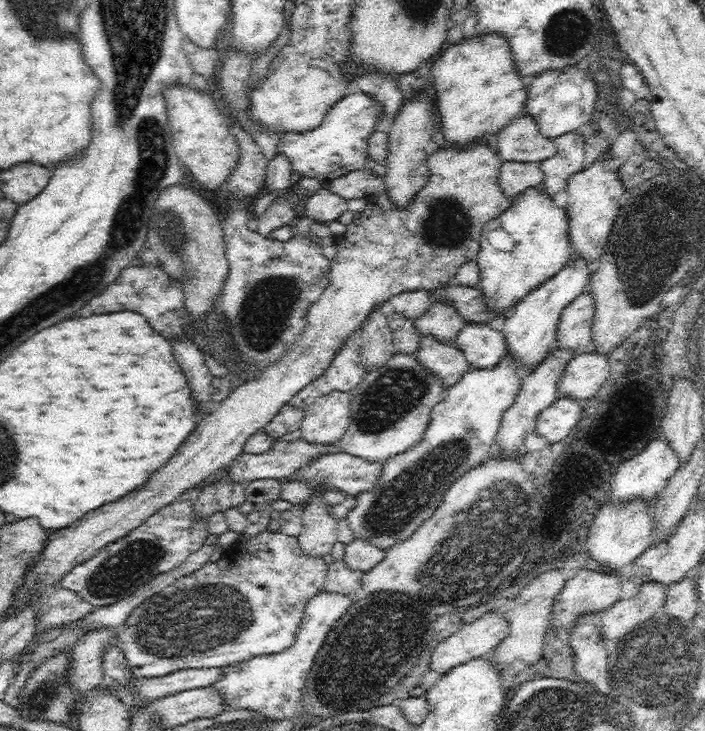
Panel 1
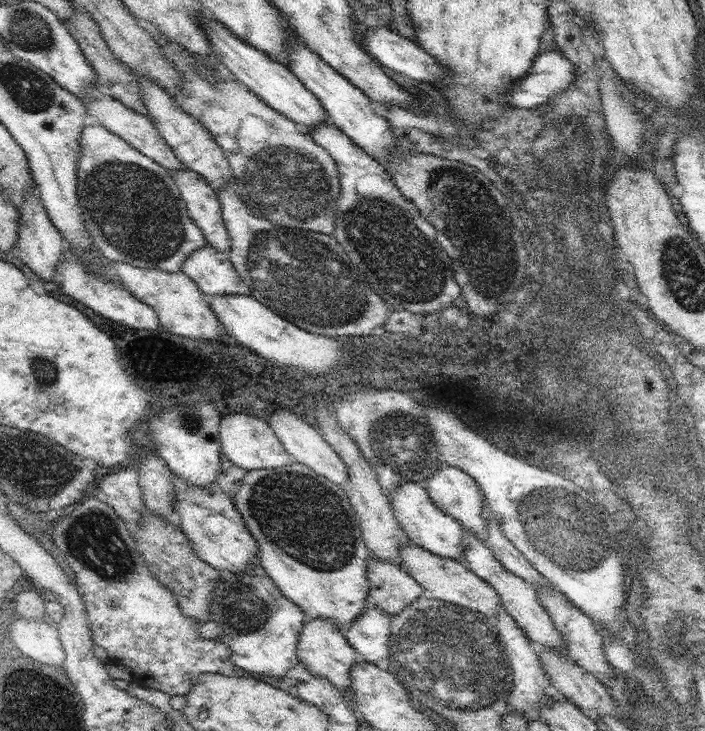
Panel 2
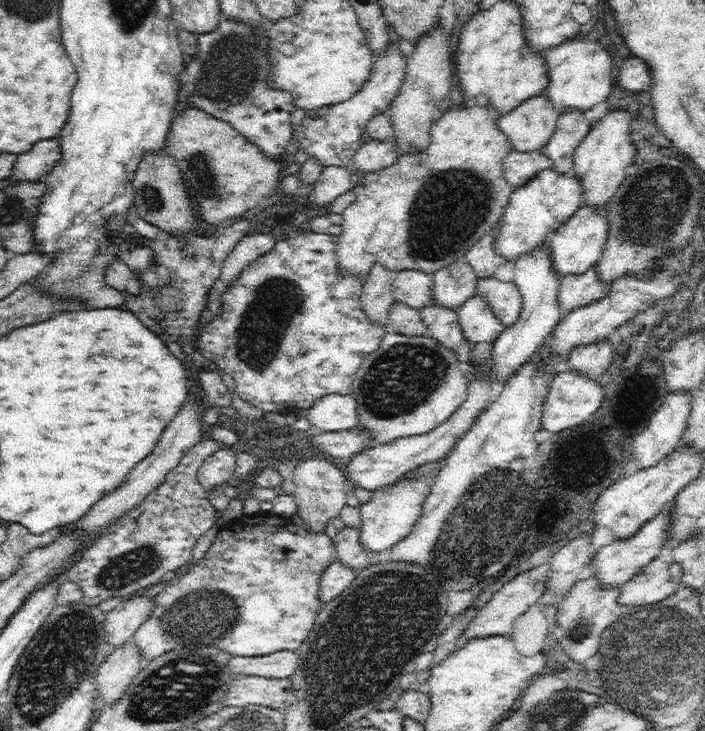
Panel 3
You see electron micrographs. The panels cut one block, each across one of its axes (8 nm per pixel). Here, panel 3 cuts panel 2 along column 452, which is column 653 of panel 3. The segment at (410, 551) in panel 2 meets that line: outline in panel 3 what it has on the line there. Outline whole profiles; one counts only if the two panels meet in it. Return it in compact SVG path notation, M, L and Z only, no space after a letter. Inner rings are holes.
M656 557L620 587L618 604L624 607L640 607L664 601L677 590L681 578L680 563L664 562Z

